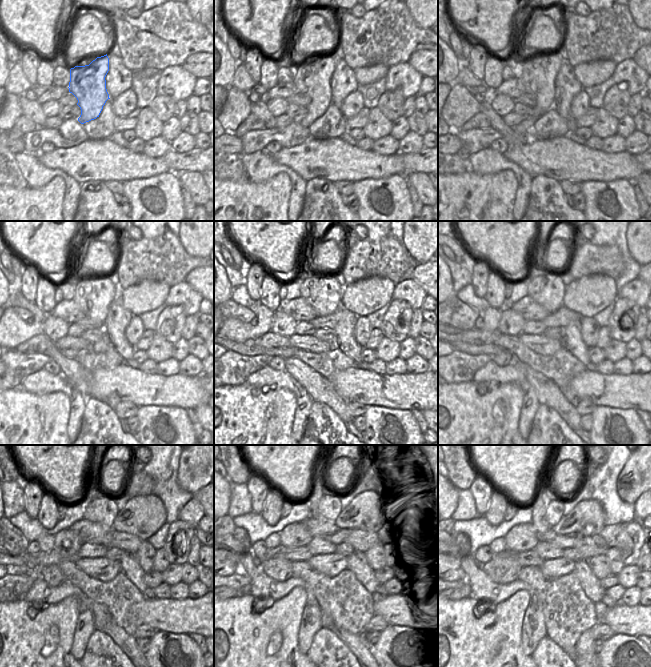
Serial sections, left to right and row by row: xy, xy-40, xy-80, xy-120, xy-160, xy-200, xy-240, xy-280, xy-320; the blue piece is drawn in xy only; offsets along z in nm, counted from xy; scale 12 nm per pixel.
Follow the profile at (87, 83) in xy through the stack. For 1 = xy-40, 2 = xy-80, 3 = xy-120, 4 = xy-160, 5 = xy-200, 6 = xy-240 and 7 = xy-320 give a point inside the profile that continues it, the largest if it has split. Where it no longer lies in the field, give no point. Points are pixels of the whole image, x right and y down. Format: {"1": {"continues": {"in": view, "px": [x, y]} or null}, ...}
{"1": {"continues": {"in": "xy-40", "px": [313, 77]}}, "2": {"continues": {"in": "xy-80", "px": [538, 73]}}, "3": {"continues": {"in": "xy-120", "px": [93, 296]}}, "4": {"continues": {"in": "xy-160", "px": [324, 293]}}, "5": {"continues": {"in": "xy-200", "px": [548, 289]}}, "6": {"continues": {"in": "xy-240", "px": [103, 510]}}, "7": {"continues": {"in": "xy-320", "px": [554, 511]}}}

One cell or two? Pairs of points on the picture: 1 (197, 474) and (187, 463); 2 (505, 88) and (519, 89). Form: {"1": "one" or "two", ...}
{"1": "one", "2": "one"}

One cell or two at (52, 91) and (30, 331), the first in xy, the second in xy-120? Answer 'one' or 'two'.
two

